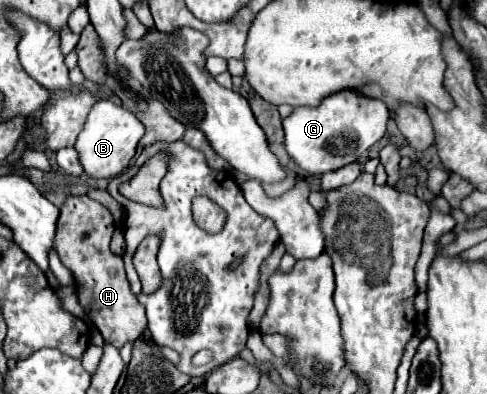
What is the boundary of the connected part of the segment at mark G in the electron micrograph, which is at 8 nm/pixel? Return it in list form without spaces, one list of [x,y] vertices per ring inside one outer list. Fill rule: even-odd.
[[[334,92],[320,106],[298,106],[284,118],[286,150],[294,162],[310,176],[332,172],[346,164],[358,162],[386,134],[390,120],[388,106],[382,100],[368,100],[360,92]]]

